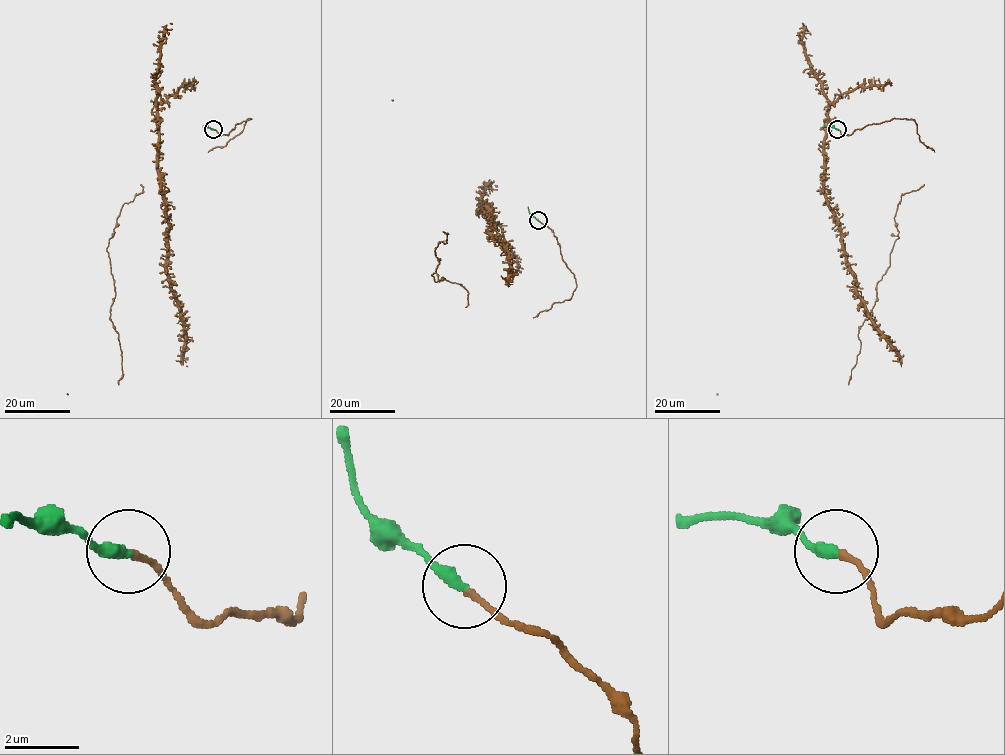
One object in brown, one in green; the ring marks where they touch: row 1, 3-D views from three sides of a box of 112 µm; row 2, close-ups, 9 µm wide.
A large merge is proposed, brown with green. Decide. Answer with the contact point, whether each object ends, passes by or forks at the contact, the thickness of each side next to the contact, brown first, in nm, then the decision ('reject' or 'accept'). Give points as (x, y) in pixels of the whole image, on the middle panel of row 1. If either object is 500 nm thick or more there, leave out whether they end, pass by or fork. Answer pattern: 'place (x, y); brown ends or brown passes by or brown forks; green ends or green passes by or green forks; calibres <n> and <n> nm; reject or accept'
place (538, 220); brown ends; green ends; calibres 160 and 340 nm; accept

